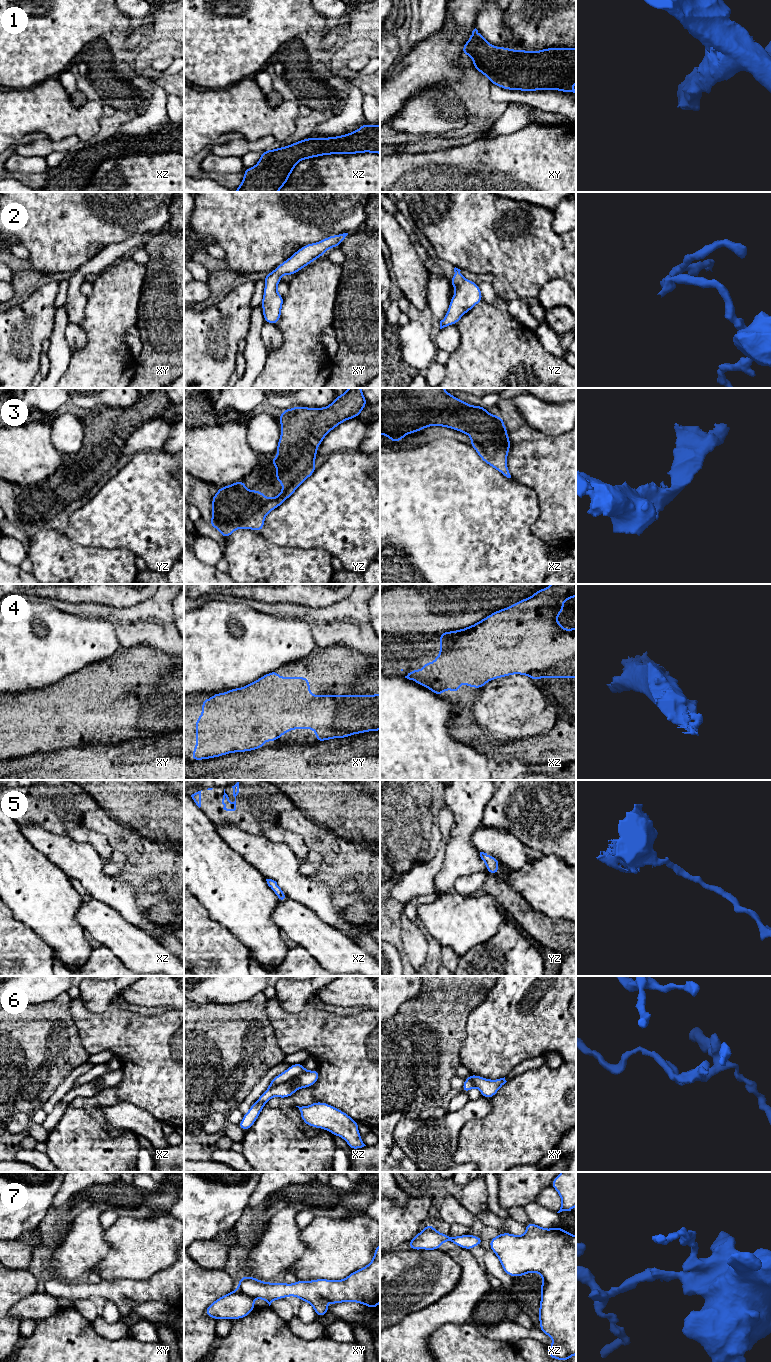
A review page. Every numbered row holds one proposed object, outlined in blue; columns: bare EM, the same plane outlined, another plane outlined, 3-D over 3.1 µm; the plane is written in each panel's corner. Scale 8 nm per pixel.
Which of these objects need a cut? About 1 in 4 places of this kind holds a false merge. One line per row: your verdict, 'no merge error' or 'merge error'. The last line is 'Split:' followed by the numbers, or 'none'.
1: no merge error
2: no merge error
3: no merge error
4: no merge error
5: no merge error
6: merge error
7: merge error
Split: 6, 7

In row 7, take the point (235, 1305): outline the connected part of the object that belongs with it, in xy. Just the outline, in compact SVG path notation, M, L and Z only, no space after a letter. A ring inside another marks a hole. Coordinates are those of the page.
M238 1289L230 1292L210 1304L205 1313L216 1320L242 1319L254 1309L253 1298L241 1293Z

